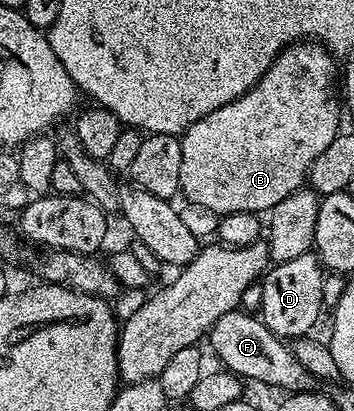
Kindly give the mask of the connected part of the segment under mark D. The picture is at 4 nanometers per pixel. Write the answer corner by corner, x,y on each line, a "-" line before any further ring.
315,252
298,255
298,259
286,259
273,264
262,278
260,290
262,303
258,310
266,327
282,339
295,339
309,336
312,328
320,321
320,313
325,312
322,299
322,283
326,270
320,264

